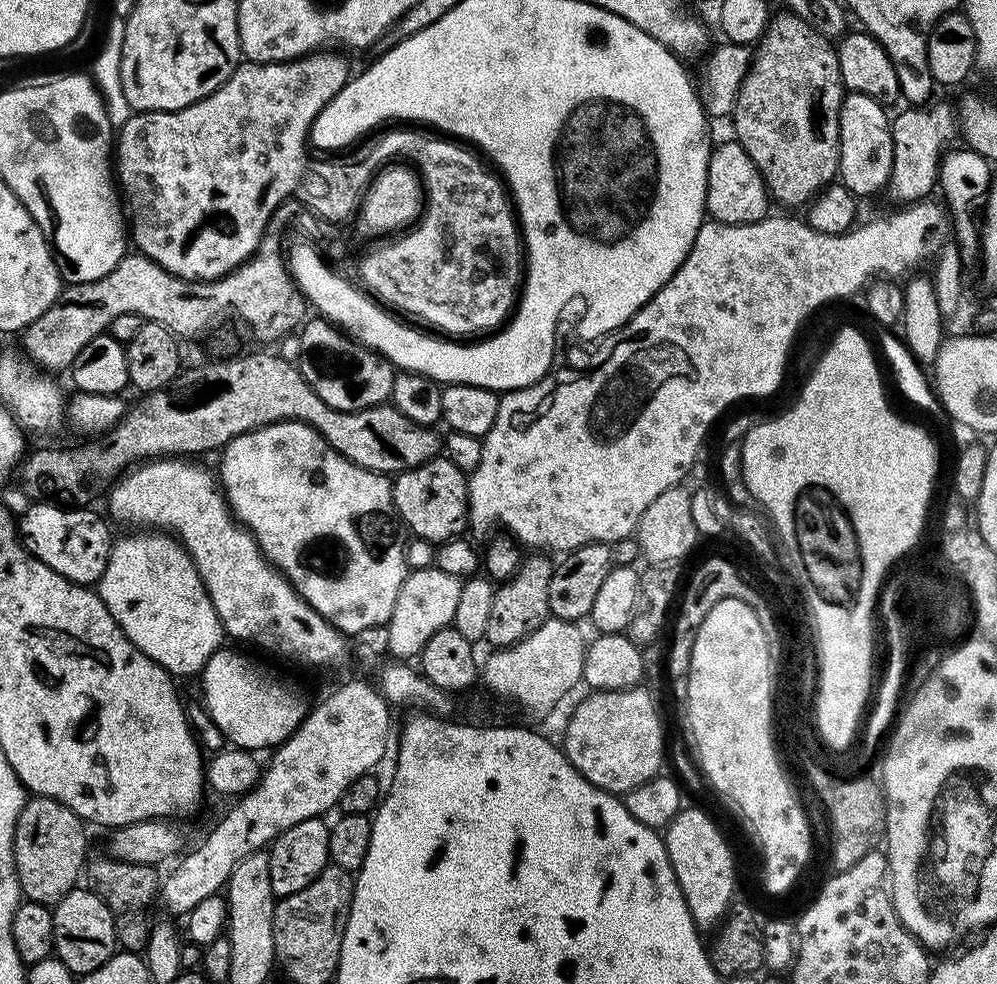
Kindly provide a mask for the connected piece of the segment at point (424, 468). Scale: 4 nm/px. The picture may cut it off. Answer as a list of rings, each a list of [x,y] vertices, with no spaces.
[[[433,458],[407,472],[395,473],[392,480],[392,501],[396,515],[420,540],[433,540],[436,546],[457,539],[468,522],[468,476],[452,460]]]

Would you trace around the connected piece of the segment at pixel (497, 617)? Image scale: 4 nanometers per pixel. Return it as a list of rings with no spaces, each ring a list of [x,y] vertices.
[[[540,552],[529,556],[532,557],[525,557],[521,561],[518,572],[512,578],[503,581],[495,589],[485,632],[485,641],[490,642],[491,647],[516,644],[549,619],[549,586],[554,564],[547,555]]]

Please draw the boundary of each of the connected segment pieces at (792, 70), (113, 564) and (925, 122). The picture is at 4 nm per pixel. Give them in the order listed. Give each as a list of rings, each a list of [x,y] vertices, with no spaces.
[[[777,11],[755,45],[752,64],[738,90],[736,107],[730,117],[730,123],[736,127],[734,140],[757,166],[768,195],[776,204],[803,209],[837,179],[840,170],[840,111],[845,95],[836,44],[795,13]]]
[[[136,530],[133,536],[124,536],[115,541],[112,553],[106,562],[106,570],[98,585],[98,594],[110,610],[114,622],[122,626],[126,638],[134,642],[169,677],[192,676],[203,673],[206,662],[222,647],[226,633],[202,582],[196,564],[175,535],[160,530]]]
[[[940,100],[940,108],[936,106],[936,112],[928,112],[924,106],[908,106],[905,112],[891,117],[894,162],[886,196],[896,203],[893,205],[916,204],[927,199],[932,190],[935,191],[939,181],[940,161],[948,146],[948,136],[956,136],[952,132],[952,125],[958,120],[948,120],[948,109],[951,106],[951,103]]]

